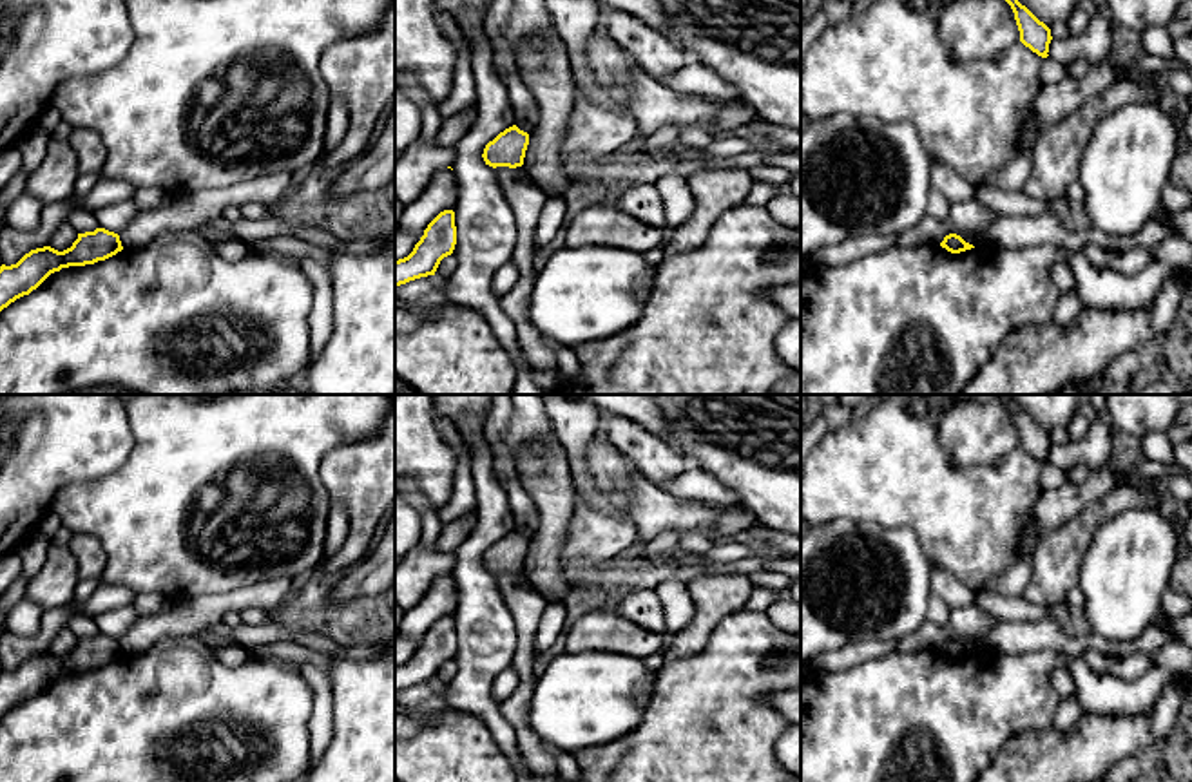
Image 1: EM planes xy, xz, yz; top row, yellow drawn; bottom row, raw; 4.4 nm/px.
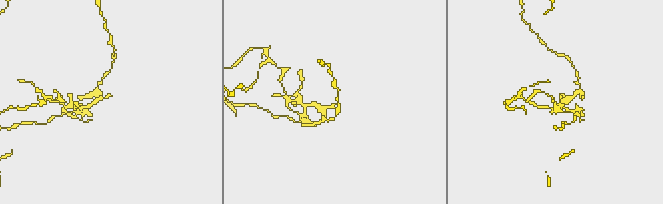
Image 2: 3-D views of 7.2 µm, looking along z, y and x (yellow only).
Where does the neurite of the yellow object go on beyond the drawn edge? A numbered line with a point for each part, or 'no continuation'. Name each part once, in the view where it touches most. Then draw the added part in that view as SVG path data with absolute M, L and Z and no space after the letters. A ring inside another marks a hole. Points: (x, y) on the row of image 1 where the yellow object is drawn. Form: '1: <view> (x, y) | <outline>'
no continuation

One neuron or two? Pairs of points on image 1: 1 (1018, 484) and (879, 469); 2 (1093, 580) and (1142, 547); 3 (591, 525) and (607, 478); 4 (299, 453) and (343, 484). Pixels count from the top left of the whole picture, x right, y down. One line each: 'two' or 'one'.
1: one
2: one
3: one
4: two

